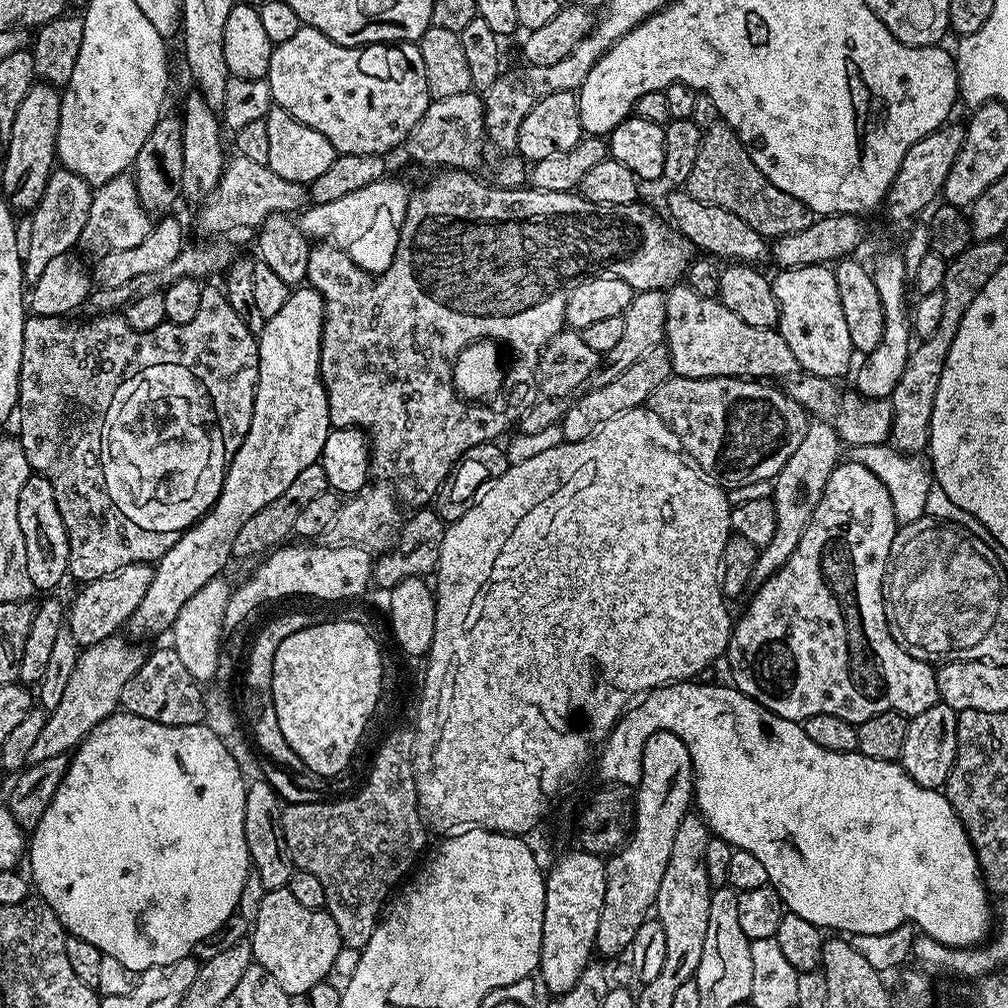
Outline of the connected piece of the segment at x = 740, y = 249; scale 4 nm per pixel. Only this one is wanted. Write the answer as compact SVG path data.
M672 190L668 196L668 216L677 232L681 232L697 248L705 248L713 257L732 256L736 262L756 262L760 255L765 255L766 240L756 232L738 214L730 214L722 206L714 206L710 202L702 202L694 198L686 190Z

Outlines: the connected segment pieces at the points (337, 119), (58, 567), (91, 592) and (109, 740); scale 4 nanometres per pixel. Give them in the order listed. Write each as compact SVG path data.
M307 26L300 27L292 38L273 47L266 79L276 106L285 108L298 122L325 135L337 153L344 155L345 152L348 158L354 154L388 154L391 148L399 144L401 147L430 103L426 62L422 62L419 43L389 42L347 48Z
M29 475L28 481L22 486L22 494L18 494L18 526L22 526L22 538L26 538L26 570L30 574L33 589L48 594L63 582L68 571L68 531L62 522L62 514L58 514L58 502L54 498L54 490L45 476Z
M131 564L118 570L115 576L103 576L87 581L66 612L66 632L77 646L97 644L117 631L120 623L127 621L142 602L152 581L152 564Z
M117 710L111 716L94 725L90 731L86 733L84 739L76 745L71 753L68 761L68 768L64 772L64 776L60 779L60 785L57 786L56 792L52 796L52 801L46 806L46 810L42 814L42 818L36 823L36 827L31 829L30 839L26 844L26 865L27 871L30 873L30 884L41 901L47 904L50 911L60 920L60 925L64 928L65 933L69 936L77 936L78 939L84 939L96 946L103 955L118 958L118 962L122 962L122 966L126 966L126 970L134 970L137 974L150 970L154 966L162 966L170 962L178 962L179 960L189 959L192 947L196 942L213 935L221 926L229 923L233 919L234 913L237 911L240 903L240 895L242 894L242 886L246 882L246 878L250 875L250 861L248 859L248 847L246 846L246 834L244 833L244 811L246 810L246 779L242 773L242 766L238 762L234 762L234 758L230 754L230 750L226 750L226 746L222 746L222 738L218 738L218 734L214 734L214 730L207 723L191 724L190 726L166 726L158 722L150 722L150 718L138 718L138 714L130 714L123 710Z

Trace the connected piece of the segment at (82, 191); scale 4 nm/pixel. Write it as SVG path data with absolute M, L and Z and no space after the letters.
M60 167L53 171L42 198L30 216L30 246L23 261L25 277L32 282L38 279L42 270L46 270L46 262L50 262L50 258L63 252L72 252L79 245L82 226L86 226L86 218L90 214L93 185L71 167Z

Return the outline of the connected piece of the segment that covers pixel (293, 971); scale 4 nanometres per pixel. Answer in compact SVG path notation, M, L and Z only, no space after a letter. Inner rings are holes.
M274 888L265 891L262 898L262 906L258 906L258 914L250 928L250 939L252 942L252 958L255 963L262 966L262 970L266 970L266 974L270 974L270 978L274 978L274 982L278 982L278 986L282 986L284 993L290 998L296 996L303 997L314 986L325 983L333 975L335 959L338 957L338 952L342 947L340 943L340 935L338 934L338 926L334 922L334 918L324 908L311 908L310 906L302 906L302 902L298 902L298 898L294 898L294 894L290 894L287 888Z

